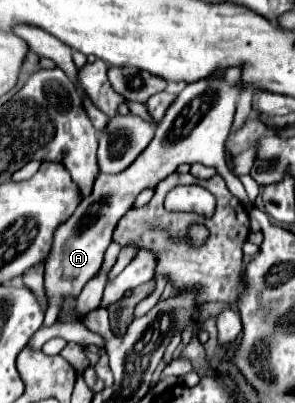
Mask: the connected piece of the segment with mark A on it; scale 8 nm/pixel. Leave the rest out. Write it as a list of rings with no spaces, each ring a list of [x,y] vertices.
[[[227,69],[227,81],[213,79],[213,81],[199,81],[187,85],[179,93],[179,101],[175,101],[175,105],[171,105],[165,117],[159,121],[151,145],[135,159],[135,163],[127,167],[123,173],[117,173],[115,177],[107,177],[101,173],[95,181],[93,193],[79,203],[75,213],[63,225],[59,225],[45,265],[45,293],[49,299],[45,327],[51,327],[57,321],[63,301],[67,297],[77,297],[83,285],[97,275],[97,271],[103,265],[103,255],[111,243],[113,229],[119,217],[123,217],[123,213],[133,207],[135,197],[143,189],[155,187],[159,181],[171,175],[177,169],[177,165],[203,163],[217,167],[219,175],[225,177],[231,193],[243,205],[247,205],[247,195],[241,181],[229,175],[225,161],[225,147],[223,147],[233,123],[235,99],[239,95],[239,89],[235,89],[231,81],[239,81],[239,73],[241,69]]]

